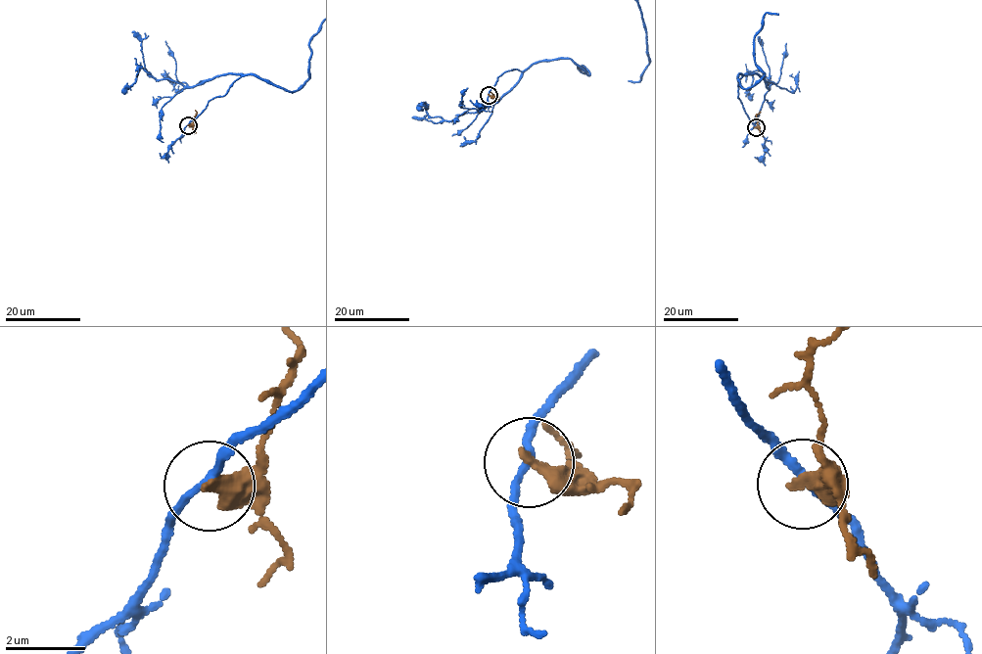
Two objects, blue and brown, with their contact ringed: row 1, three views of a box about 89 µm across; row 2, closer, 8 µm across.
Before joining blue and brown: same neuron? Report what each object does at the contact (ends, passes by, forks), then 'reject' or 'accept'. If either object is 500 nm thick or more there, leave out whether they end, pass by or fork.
blue passes by | brown ends | reject

